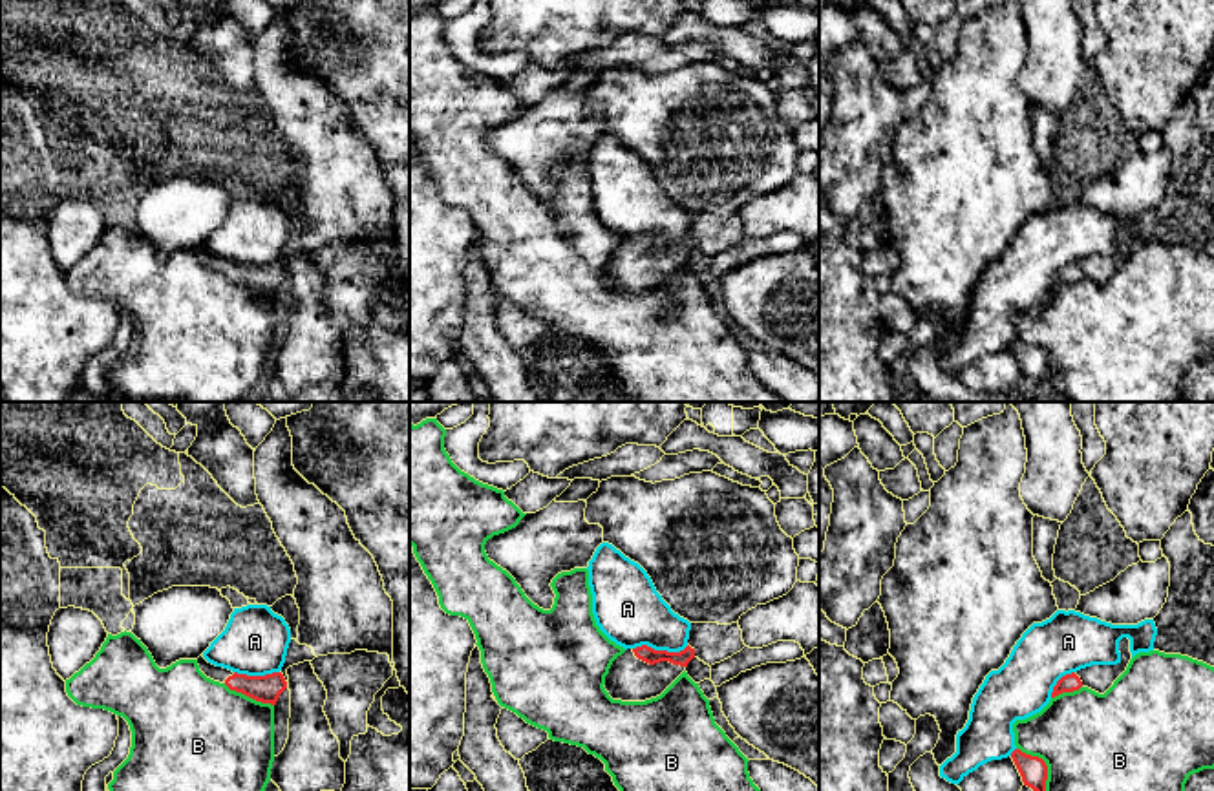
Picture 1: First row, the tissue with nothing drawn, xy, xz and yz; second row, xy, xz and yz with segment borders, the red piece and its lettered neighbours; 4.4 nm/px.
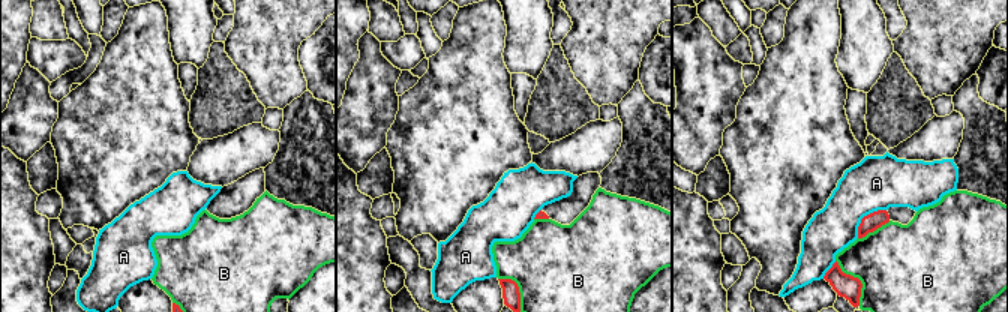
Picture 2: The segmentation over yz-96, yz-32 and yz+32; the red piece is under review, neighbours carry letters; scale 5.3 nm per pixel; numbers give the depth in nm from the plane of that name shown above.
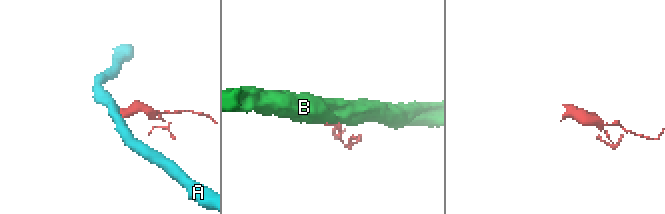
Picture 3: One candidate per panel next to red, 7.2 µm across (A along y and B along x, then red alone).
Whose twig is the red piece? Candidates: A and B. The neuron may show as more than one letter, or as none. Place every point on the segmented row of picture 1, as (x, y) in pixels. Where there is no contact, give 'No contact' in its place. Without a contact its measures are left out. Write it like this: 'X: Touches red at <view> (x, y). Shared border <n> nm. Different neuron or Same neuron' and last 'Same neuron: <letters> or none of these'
A: Touches red at xz (660, 651). Shared border 240 nm. Different neuron
B: Touches red at yz (1044, 762). Shared border 240 nm. Different neuron
Same neuron: none of these

